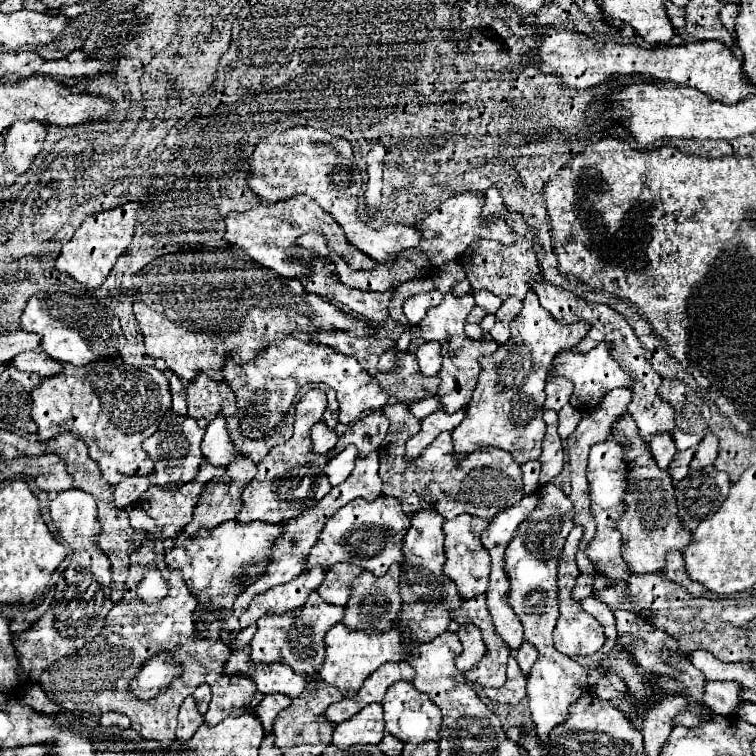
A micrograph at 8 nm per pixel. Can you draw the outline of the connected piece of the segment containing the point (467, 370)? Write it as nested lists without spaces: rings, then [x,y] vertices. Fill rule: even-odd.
[[[451,291],[445,293],[441,305],[429,309],[425,321],[421,323],[421,337],[425,341],[437,339],[441,343],[441,353],[443,353],[443,367],[441,367],[441,385],[437,395],[441,397],[441,403],[445,409],[449,409],[449,413],[465,407],[471,401],[473,395],[473,387],[477,385],[479,373],[481,373],[481,365],[477,363],[477,359],[481,355],[491,355],[497,351],[495,343],[485,343],[485,341],[475,341],[469,339],[464,333],[464,325],[466,323],[467,313],[475,307],[473,301],[473,293],[465,293],[465,295],[453,295]]]

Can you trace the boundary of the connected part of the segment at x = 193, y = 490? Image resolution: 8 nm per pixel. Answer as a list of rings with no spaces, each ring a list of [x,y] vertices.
[[[203,459],[203,463],[199,465],[199,473],[197,479],[183,483],[183,485],[171,485],[171,487],[159,487],[159,485],[151,485],[137,501],[137,505],[157,523],[159,531],[161,531],[161,539],[165,537],[177,537],[181,527],[185,527],[191,521],[193,515],[193,505],[197,505],[201,489],[205,485],[205,481],[211,481],[215,477],[221,477],[221,473],[225,473],[225,469],[217,469],[215,465],[209,465],[209,461]]]

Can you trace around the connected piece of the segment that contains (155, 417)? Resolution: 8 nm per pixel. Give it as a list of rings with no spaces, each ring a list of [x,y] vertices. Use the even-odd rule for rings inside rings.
[[[117,359],[117,363],[113,363],[113,361],[109,361],[109,363],[105,363],[105,361],[93,361],[93,363],[85,365],[85,367],[73,367],[73,365],[69,365],[69,363],[63,363],[63,373],[57,373],[57,375],[51,375],[51,377],[43,377],[41,383],[39,383],[37,387],[33,387],[31,397],[33,397],[31,417],[33,417],[33,421],[35,421],[37,427],[39,427],[39,431],[37,431],[39,441],[47,441],[47,439],[51,439],[51,437],[55,437],[55,435],[59,435],[59,433],[65,433],[67,429],[69,429],[69,433],[83,437],[83,439],[87,441],[87,445],[89,445],[89,455],[99,461],[101,473],[103,473],[103,477],[107,479],[107,483],[115,485],[115,483],[121,483],[121,479],[125,479],[125,477],[129,477],[129,475],[145,475],[145,473],[151,473],[151,471],[153,471],[153,459],[147,455],[147,451],[143,451],[141,445],[143,445],[143,441],[157,429],[157,425],[161,423],[161,417],[163,417],[165,411],[171,407],[169,379],[165,377],[163,371],[159,371],[159,369],[155,369],[155,367],[135,367],[135,365],[127,365],[127,363],[119,361],[119,359]]]

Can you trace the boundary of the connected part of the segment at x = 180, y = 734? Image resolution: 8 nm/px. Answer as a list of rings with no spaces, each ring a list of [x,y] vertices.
[[[189,695],[185,697],[185,701],[181,703],[179,709],[179,727],[177,727],[177,739],[183,745],[185,741],[189,741],[189,737],[193,737],[193,733],[205,723],[205,717],[197,711],[195,707],[195,699]]]

